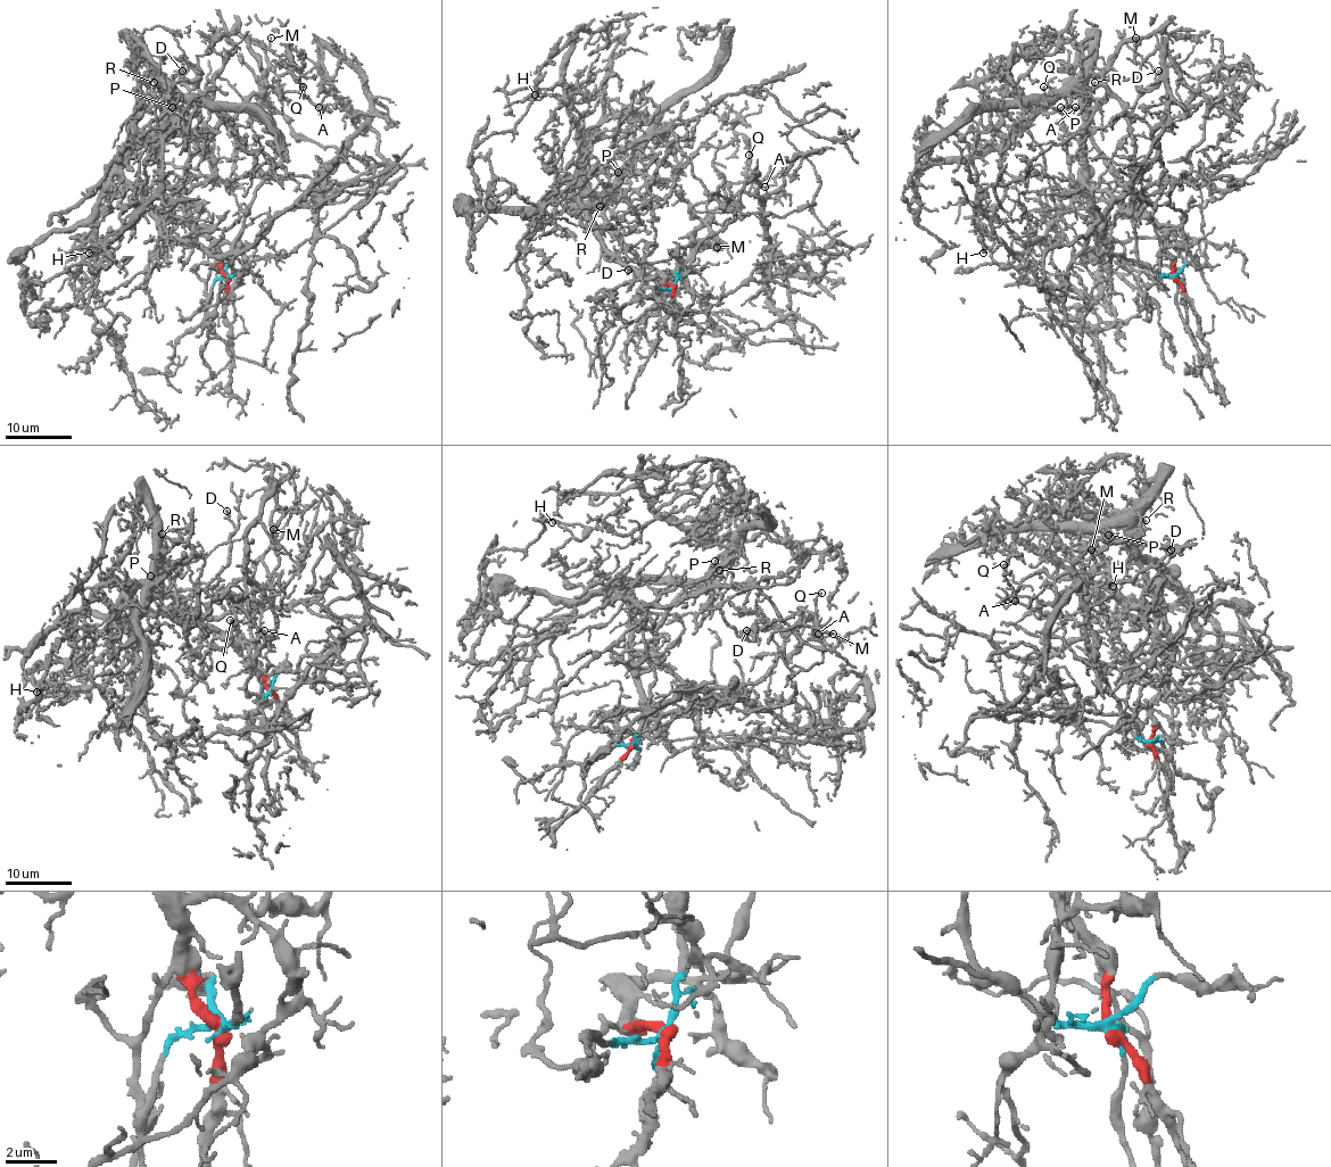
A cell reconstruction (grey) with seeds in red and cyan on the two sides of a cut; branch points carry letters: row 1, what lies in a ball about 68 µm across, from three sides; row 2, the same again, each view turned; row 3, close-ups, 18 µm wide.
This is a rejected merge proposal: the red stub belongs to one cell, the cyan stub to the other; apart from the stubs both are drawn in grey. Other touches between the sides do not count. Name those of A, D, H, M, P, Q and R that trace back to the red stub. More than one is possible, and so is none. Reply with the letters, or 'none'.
D, H, P, R

